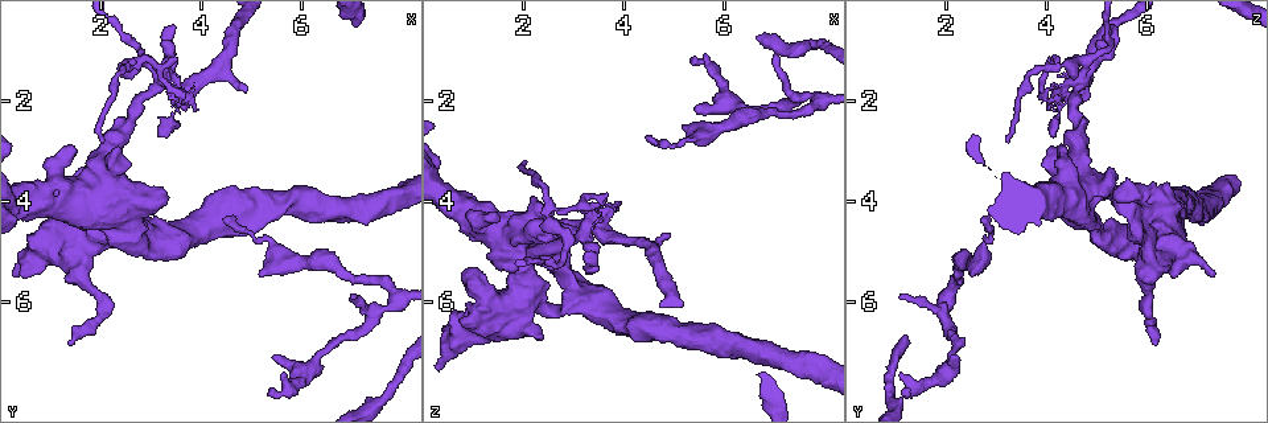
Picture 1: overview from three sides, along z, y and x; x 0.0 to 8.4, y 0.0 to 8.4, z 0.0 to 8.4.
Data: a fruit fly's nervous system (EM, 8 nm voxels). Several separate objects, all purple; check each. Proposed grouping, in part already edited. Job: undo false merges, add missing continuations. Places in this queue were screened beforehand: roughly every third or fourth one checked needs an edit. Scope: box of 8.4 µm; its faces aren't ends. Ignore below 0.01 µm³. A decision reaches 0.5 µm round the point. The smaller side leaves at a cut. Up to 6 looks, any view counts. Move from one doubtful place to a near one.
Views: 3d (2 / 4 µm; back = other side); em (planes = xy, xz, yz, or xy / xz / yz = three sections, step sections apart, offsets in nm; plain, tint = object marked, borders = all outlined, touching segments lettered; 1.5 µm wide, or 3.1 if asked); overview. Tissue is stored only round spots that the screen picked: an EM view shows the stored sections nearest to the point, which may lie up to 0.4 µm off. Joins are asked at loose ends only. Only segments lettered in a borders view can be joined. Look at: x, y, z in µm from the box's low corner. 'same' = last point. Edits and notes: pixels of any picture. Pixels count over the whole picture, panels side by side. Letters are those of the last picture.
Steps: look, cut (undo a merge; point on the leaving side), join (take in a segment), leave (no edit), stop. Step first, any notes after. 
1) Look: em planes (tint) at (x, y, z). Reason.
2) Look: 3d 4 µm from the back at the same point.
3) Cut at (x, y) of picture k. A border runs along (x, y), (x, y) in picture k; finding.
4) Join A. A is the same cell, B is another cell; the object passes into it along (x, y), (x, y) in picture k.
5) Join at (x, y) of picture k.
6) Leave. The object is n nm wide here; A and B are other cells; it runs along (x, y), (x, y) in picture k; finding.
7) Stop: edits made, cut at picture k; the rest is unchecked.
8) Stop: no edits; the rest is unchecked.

Look: em planes (tint) at (2.05, 2.85, 3.20). An open end.

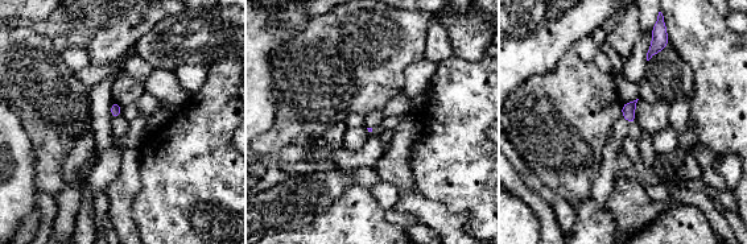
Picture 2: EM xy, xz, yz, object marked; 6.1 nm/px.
Look: em planes (borders) at the same point.

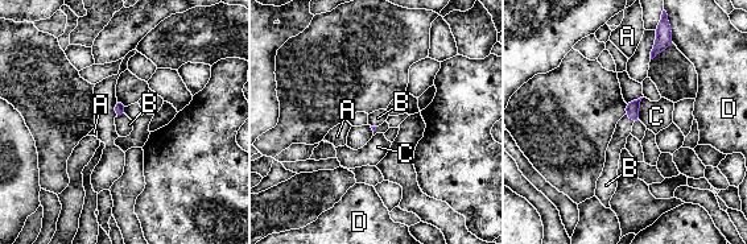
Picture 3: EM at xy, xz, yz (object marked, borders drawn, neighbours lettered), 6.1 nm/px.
Join B. The longest contact is with C, 150 nm; B is the same cell, A, C and D are other cells; it goes on there.

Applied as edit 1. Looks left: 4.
Look: overview.

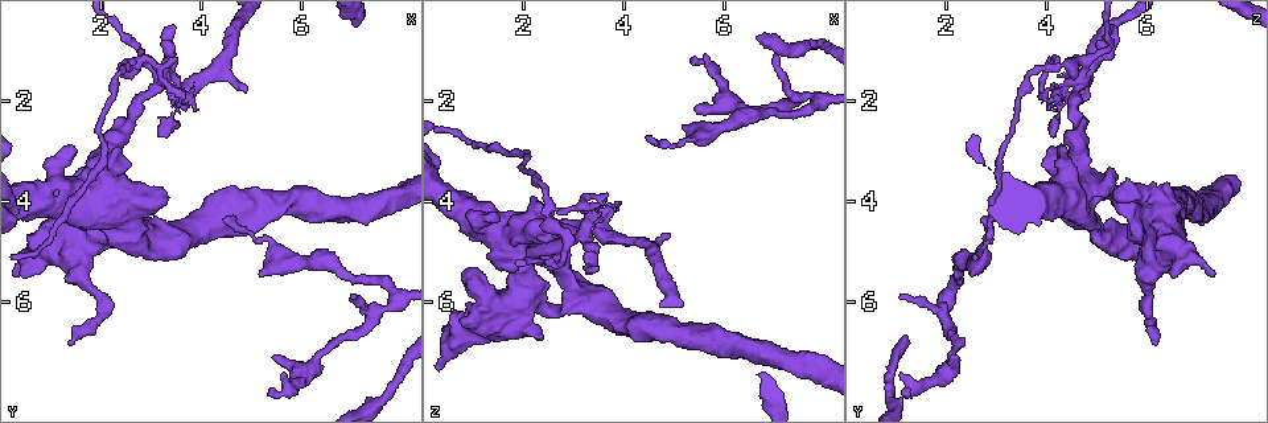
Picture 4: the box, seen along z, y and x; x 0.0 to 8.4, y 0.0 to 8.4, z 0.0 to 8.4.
Look: 3d 2 µm from the back at (5.35, 7.65, 1.20). An open end.

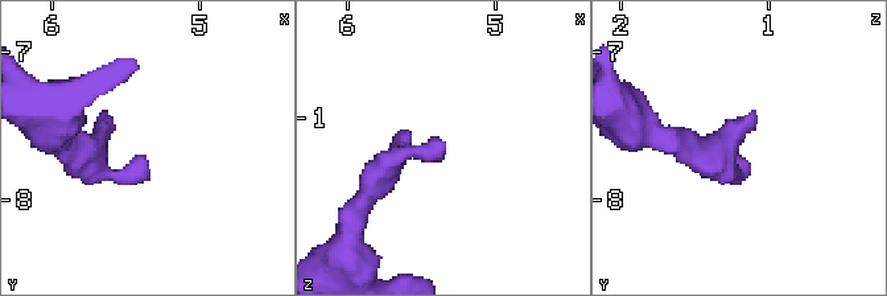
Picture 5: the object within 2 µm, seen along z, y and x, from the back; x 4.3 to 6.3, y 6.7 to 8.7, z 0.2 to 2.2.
Look: em planes (borders) at (5.40, 7.70, 1.28). Now the EM.

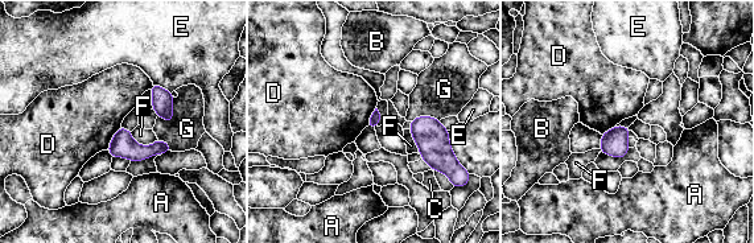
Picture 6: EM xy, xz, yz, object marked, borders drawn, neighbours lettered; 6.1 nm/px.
Leave. A, B, C, D, E, F and G are other cells; none of them fits.

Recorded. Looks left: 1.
Look: em xy step 4 (borders) at (4.50, 4.35, 2.75). Tapers out.

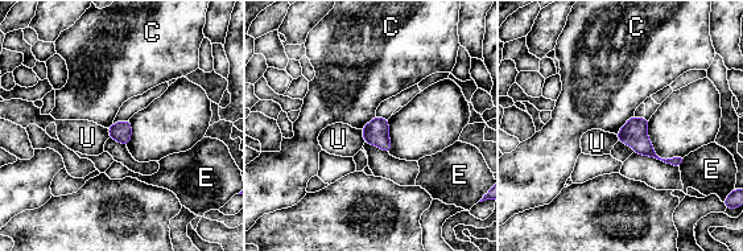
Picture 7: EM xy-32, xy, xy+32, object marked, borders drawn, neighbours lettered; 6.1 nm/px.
Leave. C, E and U are other cells; a border runs along (634, 115), (615, 134) in picture 7; none of them fits.

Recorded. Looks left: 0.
Stop: edits made, join at picture 3; the rest is unchecked.

